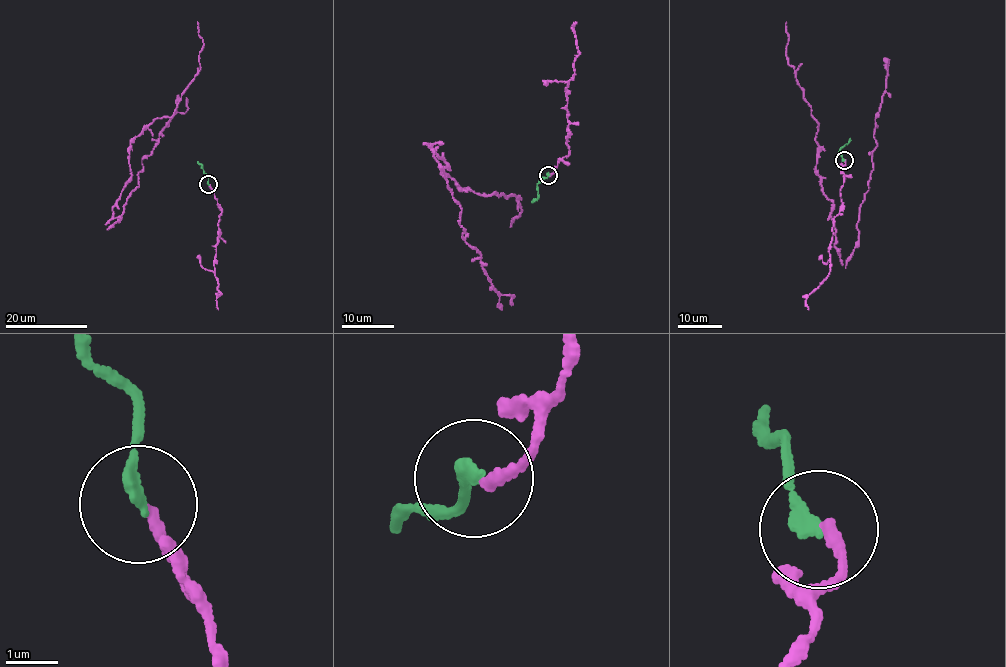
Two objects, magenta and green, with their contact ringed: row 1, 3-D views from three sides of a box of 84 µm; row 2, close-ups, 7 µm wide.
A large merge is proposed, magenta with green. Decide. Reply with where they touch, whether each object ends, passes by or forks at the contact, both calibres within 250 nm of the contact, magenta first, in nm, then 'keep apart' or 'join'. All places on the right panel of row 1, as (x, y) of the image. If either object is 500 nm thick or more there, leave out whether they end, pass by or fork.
(844, 160) | magenta ends | green ends | 190/240 nm | join

